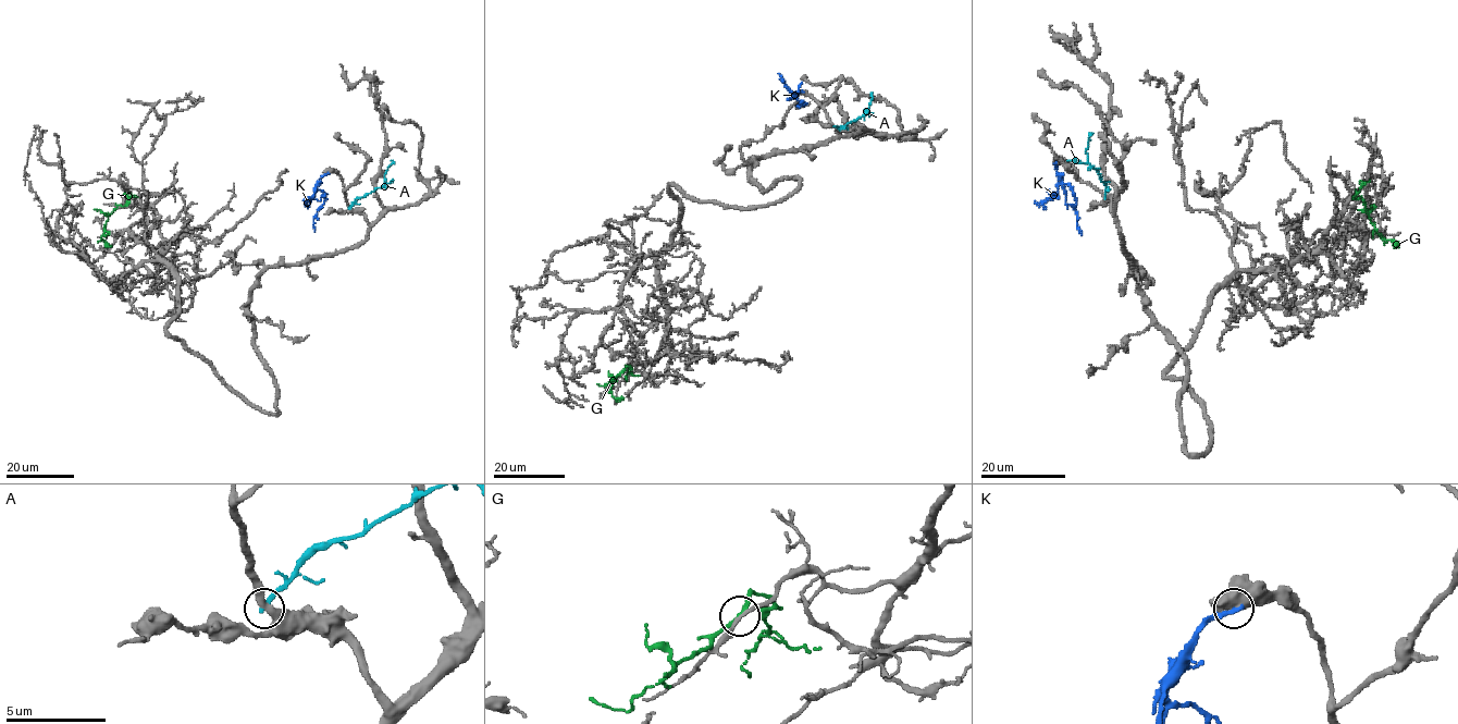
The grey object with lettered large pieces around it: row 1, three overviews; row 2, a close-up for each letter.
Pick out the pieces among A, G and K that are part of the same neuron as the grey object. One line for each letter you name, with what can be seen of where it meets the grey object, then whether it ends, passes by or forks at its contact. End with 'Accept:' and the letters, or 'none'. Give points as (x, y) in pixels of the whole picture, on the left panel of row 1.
Accept: none

